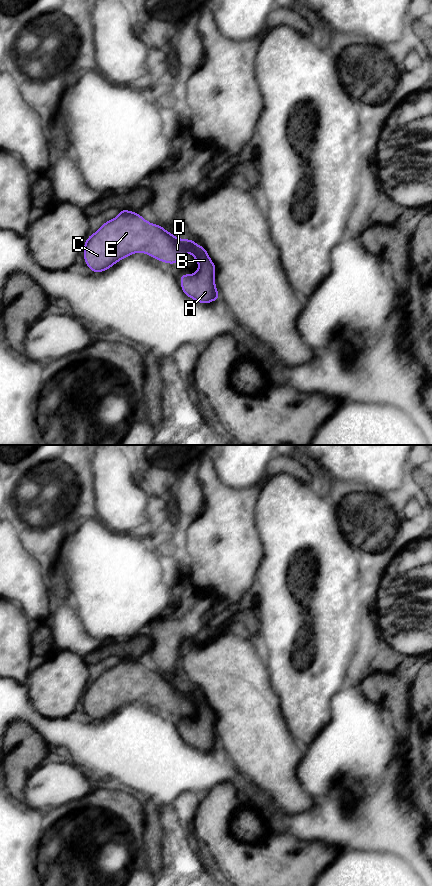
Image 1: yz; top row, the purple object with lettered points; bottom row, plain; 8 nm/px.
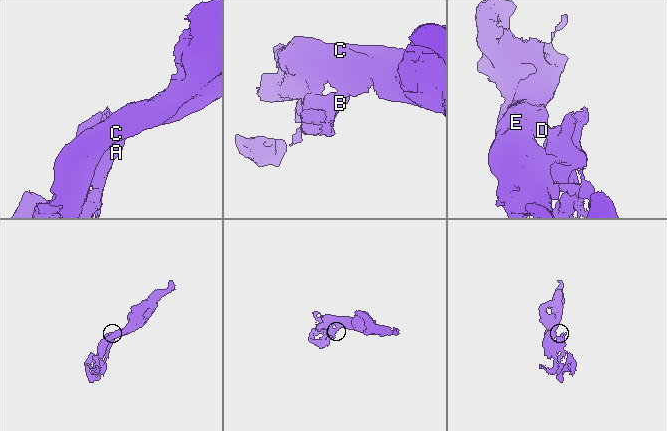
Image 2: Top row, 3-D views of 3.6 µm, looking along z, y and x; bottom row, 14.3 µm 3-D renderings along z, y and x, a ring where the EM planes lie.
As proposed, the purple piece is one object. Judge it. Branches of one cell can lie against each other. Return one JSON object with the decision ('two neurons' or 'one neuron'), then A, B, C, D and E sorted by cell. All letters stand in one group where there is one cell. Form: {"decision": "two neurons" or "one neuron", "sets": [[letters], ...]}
{"decision": "two neurons", "sets": [["A", "B"], ["C", "D", "E"]]}

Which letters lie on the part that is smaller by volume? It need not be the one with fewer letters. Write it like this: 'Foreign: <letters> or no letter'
Foreign: A, B

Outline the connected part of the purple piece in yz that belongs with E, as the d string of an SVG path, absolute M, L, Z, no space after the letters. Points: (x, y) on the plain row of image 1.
M122 657L117 665L106 669L94 682L89 683L83 698L87 715L95 721L104 720L120 708L138 700L168 712L176 712L189 700L187 687L179 687L161 673L152 672L136 660L126 657Z

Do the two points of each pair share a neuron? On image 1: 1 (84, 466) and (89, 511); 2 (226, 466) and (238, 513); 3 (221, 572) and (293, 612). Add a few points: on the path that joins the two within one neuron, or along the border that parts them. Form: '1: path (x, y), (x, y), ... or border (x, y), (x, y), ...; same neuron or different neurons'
1: path (84, 477), (86, 482), (86, 500); same neuron
2: border (215, 469), (227, 485), (254, 485); different neurons
3: border (262, 559), (254, 581); different neurons

